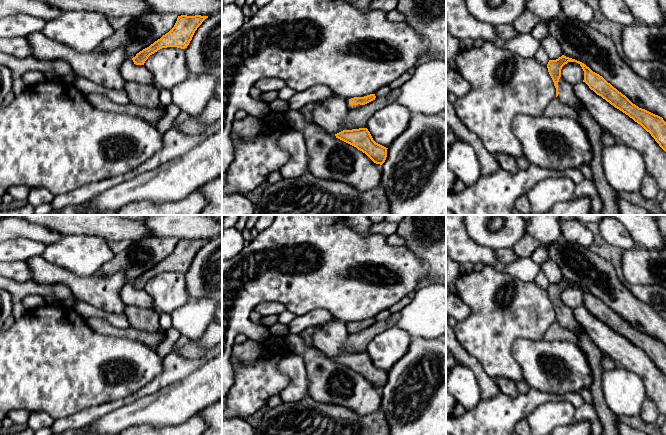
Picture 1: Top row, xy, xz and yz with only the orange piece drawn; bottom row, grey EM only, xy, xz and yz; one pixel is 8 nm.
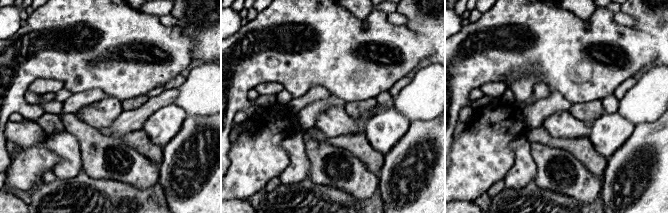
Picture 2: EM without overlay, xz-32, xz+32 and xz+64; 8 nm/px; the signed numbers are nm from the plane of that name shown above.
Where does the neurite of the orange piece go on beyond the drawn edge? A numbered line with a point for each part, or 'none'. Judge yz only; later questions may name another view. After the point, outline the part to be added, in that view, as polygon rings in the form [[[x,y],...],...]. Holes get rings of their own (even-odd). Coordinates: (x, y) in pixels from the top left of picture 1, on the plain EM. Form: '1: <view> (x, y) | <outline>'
1: yz (608, 419) | [[[560,301],[558,306],[558,320],[557,322],[564,328],[573,331],[578,337],[578,345],[588,359],[592,374],[593,383],[590,392],[593,399],[593,406],[596,414],[603,427],[602,435],[619,435],[617,417],[607,406],[601,391],[601,385],[598,377],[601,374],[603,367],[601,363],[601,351],[594,345],[587,333],[575,320],[573,310]]]

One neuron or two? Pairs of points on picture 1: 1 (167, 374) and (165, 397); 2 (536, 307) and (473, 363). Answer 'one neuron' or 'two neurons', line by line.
1: two neurons
2: two neurons

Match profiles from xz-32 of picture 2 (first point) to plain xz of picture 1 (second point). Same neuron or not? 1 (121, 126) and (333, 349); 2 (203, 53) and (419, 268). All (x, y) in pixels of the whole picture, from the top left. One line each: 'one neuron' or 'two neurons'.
1: two neurons
2: two neurons

